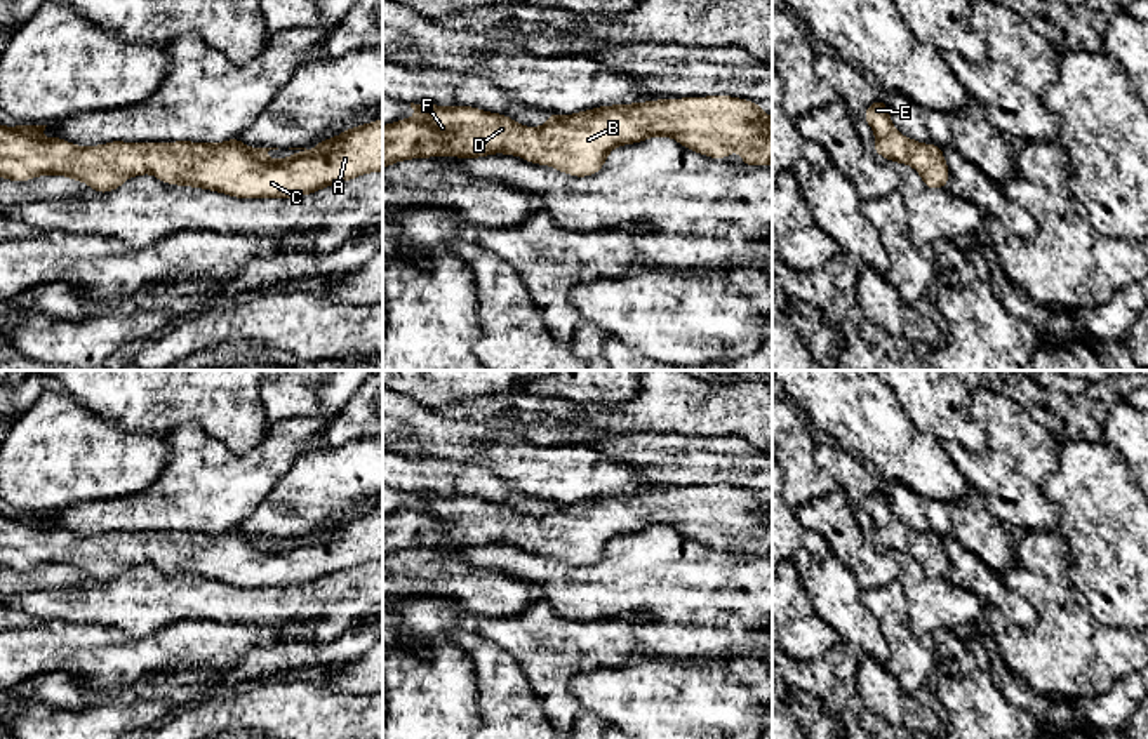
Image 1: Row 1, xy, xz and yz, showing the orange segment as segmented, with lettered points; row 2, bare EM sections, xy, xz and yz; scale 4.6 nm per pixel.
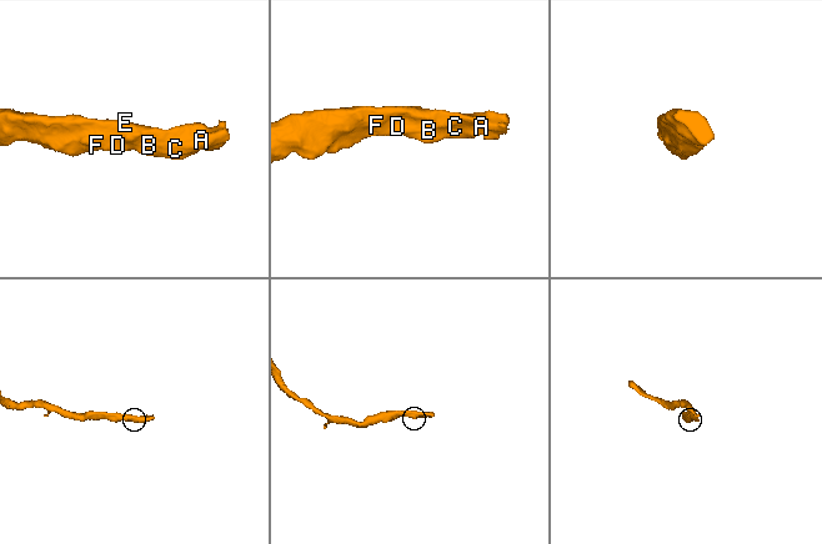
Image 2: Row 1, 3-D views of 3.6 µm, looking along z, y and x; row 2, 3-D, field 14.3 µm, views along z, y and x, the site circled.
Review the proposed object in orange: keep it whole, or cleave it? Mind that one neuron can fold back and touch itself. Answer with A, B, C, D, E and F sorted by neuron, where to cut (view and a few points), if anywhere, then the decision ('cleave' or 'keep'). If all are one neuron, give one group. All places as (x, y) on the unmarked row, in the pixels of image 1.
A B C D E F | no cut | keep

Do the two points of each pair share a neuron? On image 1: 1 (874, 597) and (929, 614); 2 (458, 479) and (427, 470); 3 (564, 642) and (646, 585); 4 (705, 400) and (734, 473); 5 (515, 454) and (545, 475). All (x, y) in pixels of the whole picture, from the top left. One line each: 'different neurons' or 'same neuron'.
1: different neurons
2: same neuron
3: different neurons
4: different neurons
5: same neuron

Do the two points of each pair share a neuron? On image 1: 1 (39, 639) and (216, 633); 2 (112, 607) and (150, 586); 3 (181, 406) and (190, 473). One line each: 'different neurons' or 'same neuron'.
1: same neuron
2: same neuron
3: different neurons

